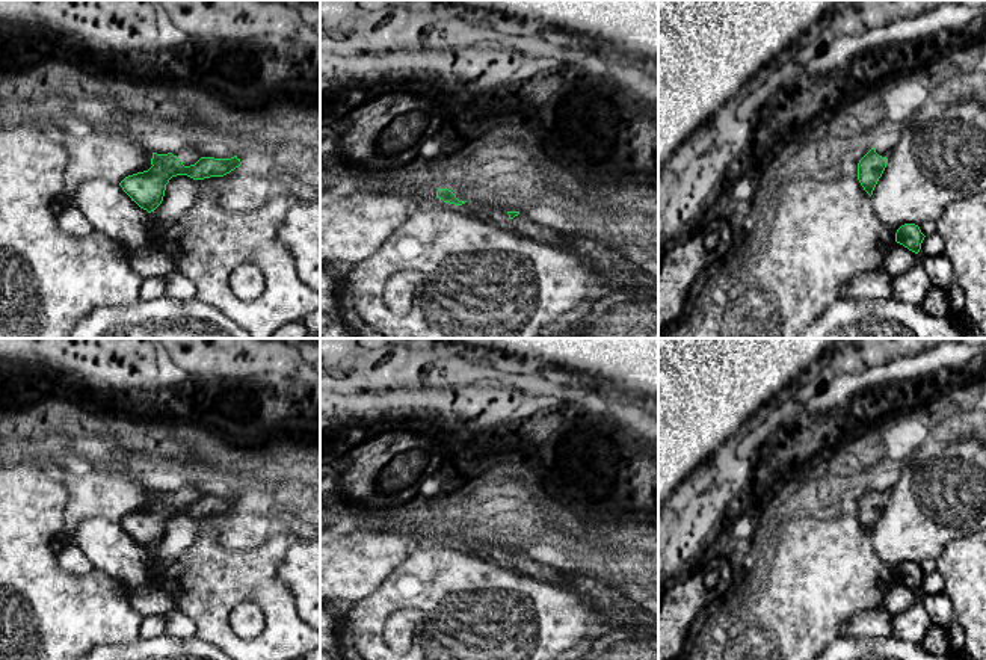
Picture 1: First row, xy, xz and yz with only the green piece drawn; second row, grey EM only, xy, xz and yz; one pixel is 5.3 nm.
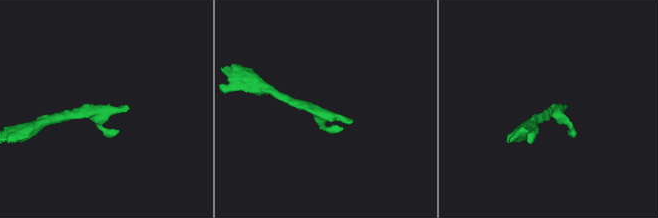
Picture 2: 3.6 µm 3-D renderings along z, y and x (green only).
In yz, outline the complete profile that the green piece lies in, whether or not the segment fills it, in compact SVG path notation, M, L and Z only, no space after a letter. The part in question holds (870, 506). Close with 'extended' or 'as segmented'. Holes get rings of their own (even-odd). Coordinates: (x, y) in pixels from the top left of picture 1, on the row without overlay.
M889 482L876 483L858 501L858 518L871 535L891 495Z; extended

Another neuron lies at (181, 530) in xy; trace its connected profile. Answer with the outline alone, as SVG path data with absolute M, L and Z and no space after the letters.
M187 514L172 515L166 523L162 542L149 551L151 565L159 566L177 560L196 541L199 520Z

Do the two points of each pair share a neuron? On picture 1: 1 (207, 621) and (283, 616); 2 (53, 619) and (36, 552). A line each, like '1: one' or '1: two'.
1: one
2: one

